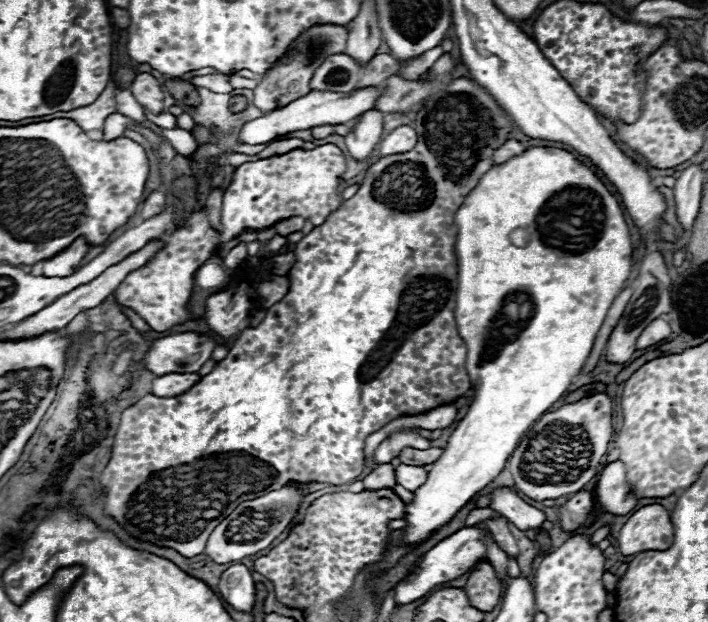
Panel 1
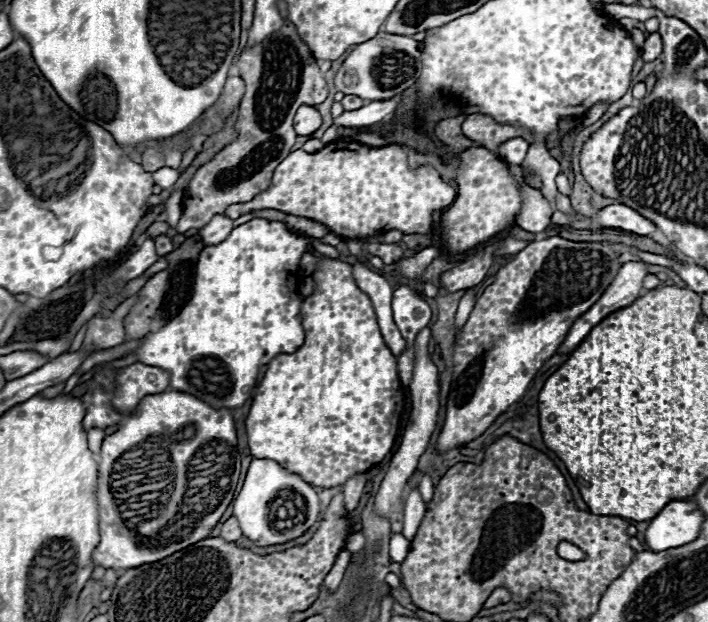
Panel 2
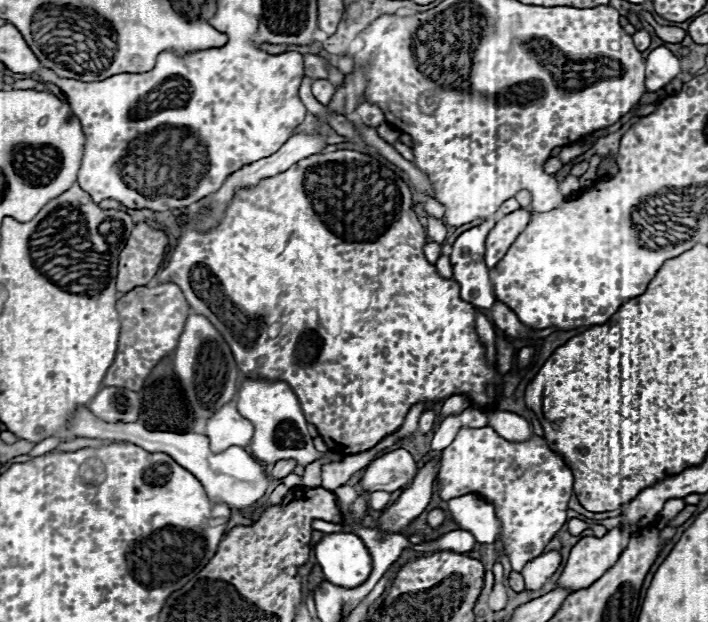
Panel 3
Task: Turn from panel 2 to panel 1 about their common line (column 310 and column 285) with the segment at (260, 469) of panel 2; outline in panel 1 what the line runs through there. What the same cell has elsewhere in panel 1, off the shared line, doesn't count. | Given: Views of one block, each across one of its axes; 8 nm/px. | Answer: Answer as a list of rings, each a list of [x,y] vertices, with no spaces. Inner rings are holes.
[[[284,486],[280,490],[268,492],[266,496],[260,496],[256,500],[246,500],[242,502],[232,514],[228,514],[218,528],[214,528],[214,532],[210,534],[210,540],[206,542],[206,554],[218,562],[218,564],[230,564],[230,562],[238,562],[244,556],[252,556],[260,550],[264,550],[266,546],[272,544],[272,540],[284,532],[284,528],[294,520],[294,516],[302,510],[302,498],[308,492]]]

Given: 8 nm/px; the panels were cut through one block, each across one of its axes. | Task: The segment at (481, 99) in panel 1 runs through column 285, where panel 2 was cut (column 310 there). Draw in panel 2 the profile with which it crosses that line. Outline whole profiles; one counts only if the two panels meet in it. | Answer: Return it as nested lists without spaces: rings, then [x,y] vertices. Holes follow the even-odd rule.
[[[322,256],[314,280],[318,290],[304,298],[302,304],[306,340],[296,352],[280,354],[268,364],[252,400],[245,429],[252,458],[274,460],[310,486],[328,490],[342,488],[346,480],[370,470],[392,450],[404,410],[404,388],[398,380],[396,356],[382,340],[372,302],[352,280],[352,266],[338,258]]]

